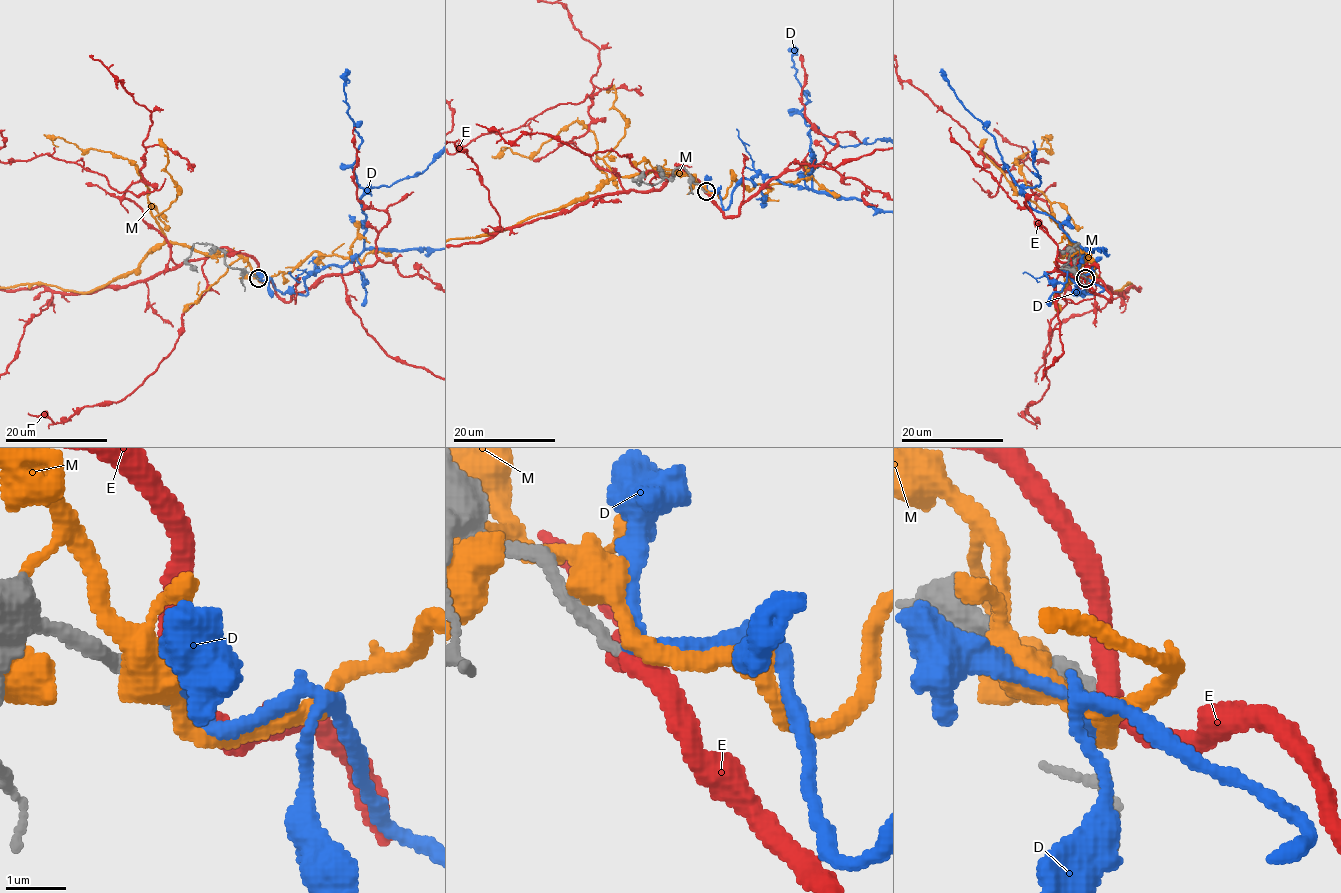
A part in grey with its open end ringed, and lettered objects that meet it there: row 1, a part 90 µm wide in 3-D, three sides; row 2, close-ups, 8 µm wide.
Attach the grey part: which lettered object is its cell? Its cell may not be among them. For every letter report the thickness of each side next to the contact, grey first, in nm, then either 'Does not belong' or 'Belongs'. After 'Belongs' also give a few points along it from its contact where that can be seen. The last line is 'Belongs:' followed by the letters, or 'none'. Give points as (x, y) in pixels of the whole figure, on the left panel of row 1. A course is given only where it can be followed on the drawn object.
D: Thickness 240 nm (grey) against 240 nm. Belongs
E: Thickness 240 nm (grey) against 360 nm. Does not belong
M: Thickness 240 nm (grey) against 320 nm. Does not belong
Belongs: D

